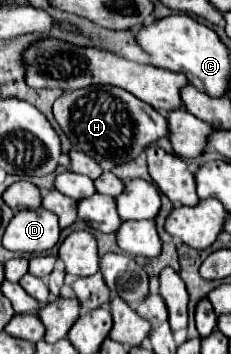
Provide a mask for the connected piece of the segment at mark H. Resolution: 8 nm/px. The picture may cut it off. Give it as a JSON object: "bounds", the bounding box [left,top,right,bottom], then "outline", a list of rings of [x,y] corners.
{"bounds":[53,86,169,162],"outline":[[[87,86],[79,90],[67,90],[61,98],[55,100],[53,114],[61,130],[71,140],[73,150],[89,154],[97,162],[131,162],[141,152],[145,152],[147,146],[169,134],[167,116],[115,86]]]}

